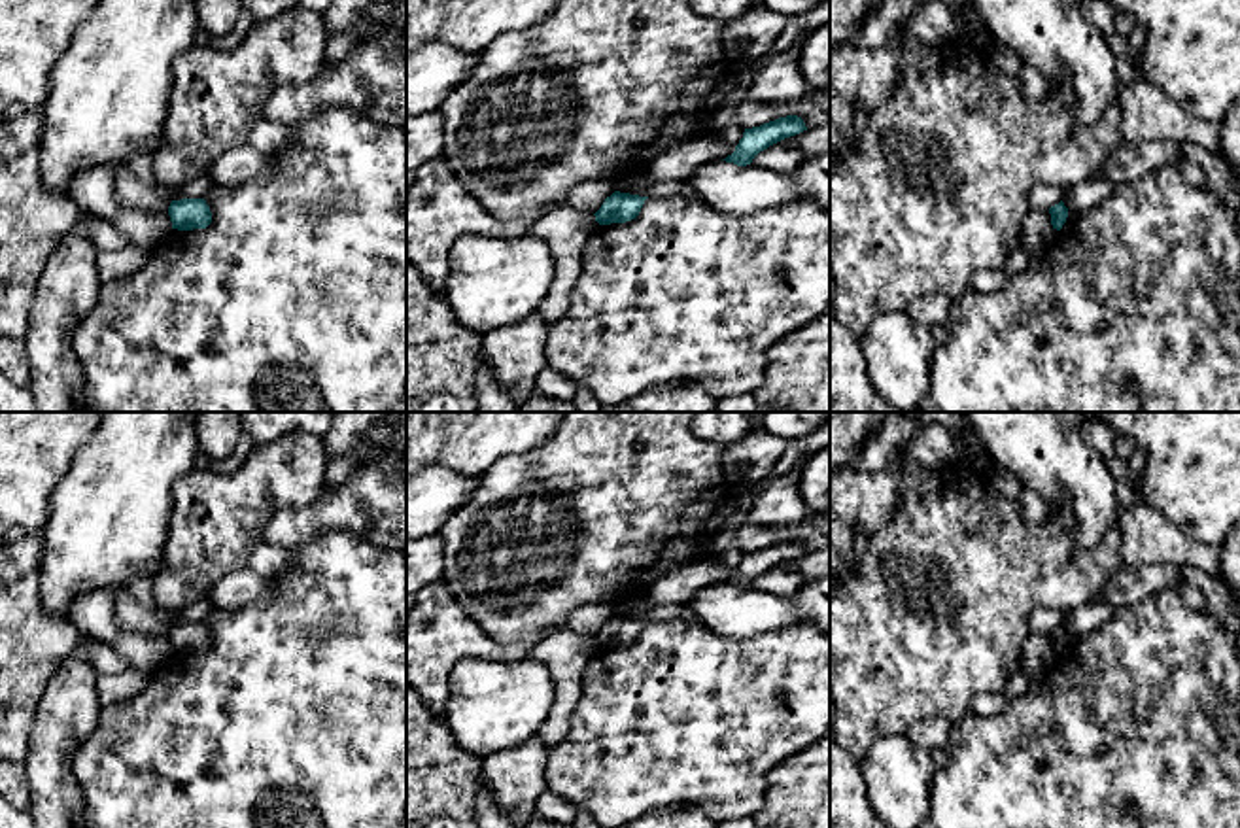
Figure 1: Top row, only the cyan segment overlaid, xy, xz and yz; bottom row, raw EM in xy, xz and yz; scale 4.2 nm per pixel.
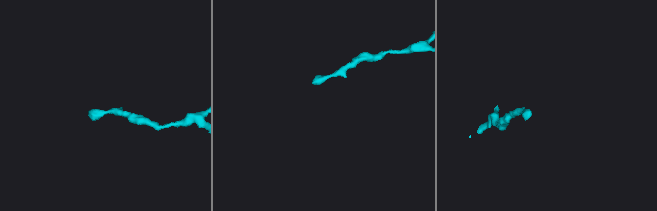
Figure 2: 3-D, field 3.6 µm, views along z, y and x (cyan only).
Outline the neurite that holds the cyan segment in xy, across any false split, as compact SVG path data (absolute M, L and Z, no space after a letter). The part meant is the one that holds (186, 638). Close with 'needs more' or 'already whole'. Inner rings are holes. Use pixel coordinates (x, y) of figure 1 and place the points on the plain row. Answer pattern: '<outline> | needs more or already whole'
M204 622L172 624L168 639L172 652L178 654L206 652L212 647L212 635Z | already whole

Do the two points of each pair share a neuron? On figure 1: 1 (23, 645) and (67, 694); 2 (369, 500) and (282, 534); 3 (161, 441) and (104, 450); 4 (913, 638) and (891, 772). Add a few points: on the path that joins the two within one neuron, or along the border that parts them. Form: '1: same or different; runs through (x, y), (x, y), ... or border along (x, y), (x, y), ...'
1: different; border along (80, 641), (50, 679), (34, 717)
2: same; runs through (348, 507), (335, 509), (303, 524)
3: same; runs through (148, 441), (137, 450), (118, 450)
4: different; border along (906, 734), (878, 738), (859, 760)

